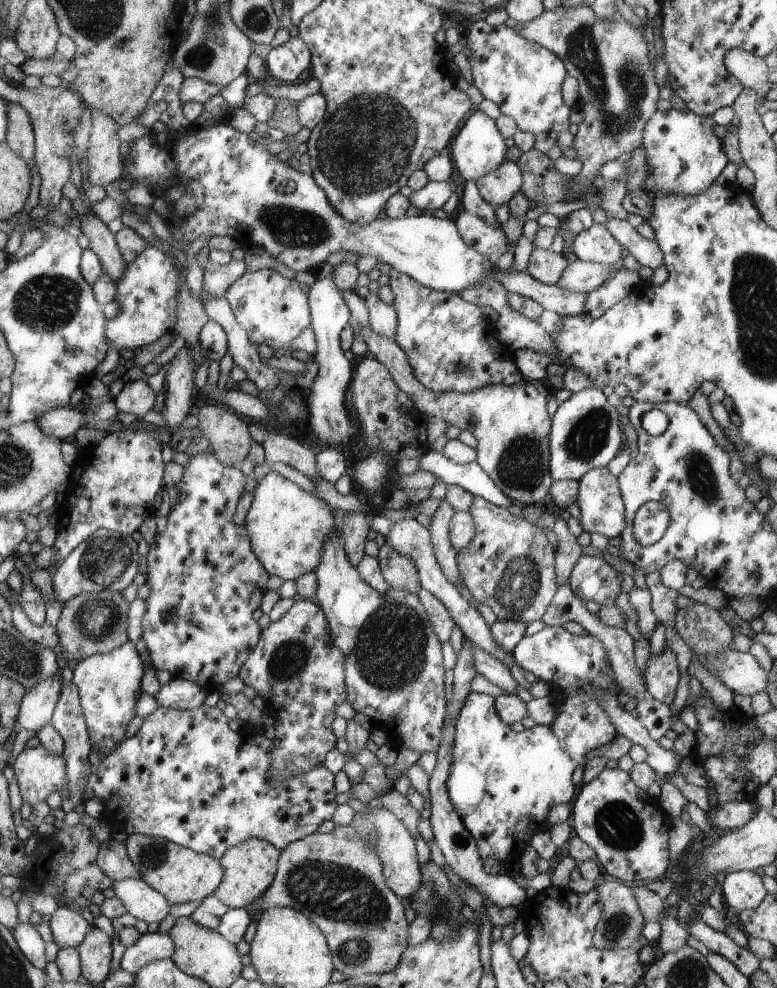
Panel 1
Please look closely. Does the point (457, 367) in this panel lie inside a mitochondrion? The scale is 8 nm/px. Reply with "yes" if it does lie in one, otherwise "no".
yes

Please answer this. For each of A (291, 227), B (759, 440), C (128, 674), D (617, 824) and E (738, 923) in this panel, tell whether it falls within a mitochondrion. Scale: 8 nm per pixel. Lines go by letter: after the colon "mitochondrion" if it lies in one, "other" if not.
A: mitochondrion
B: other
C: other
D: mitochondrion
E: other

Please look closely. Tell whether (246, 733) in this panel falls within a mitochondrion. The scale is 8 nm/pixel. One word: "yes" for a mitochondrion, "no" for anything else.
no

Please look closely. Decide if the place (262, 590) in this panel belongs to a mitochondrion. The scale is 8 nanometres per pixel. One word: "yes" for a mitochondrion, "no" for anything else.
no

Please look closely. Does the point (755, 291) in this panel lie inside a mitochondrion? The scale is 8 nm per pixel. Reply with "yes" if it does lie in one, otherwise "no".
yes

